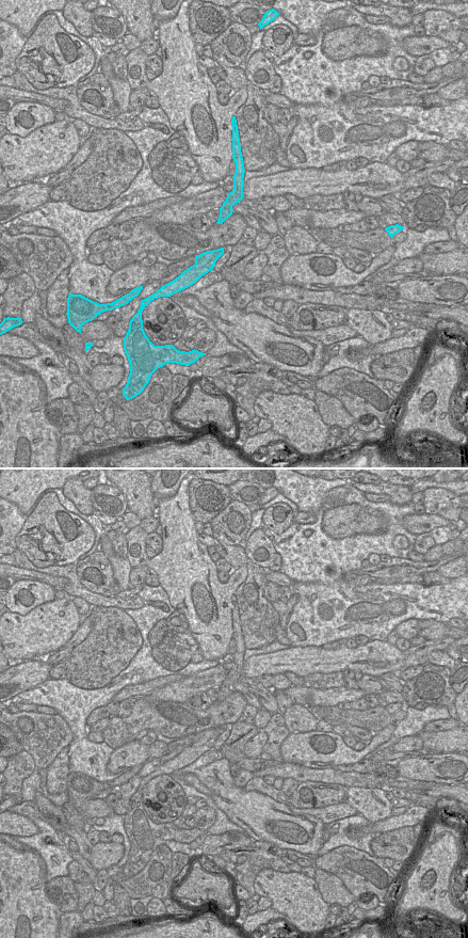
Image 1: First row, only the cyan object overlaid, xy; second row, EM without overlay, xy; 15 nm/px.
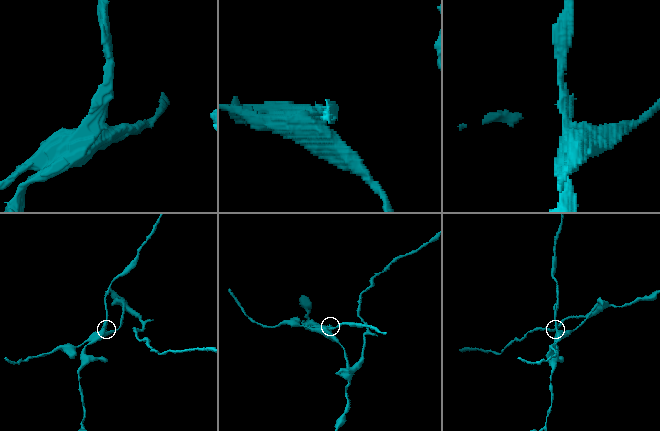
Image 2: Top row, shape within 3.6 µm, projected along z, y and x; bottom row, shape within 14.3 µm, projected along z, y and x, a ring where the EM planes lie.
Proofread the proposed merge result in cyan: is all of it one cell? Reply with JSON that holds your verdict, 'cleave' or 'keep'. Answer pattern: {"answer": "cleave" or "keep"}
{"answer": "cleave"}

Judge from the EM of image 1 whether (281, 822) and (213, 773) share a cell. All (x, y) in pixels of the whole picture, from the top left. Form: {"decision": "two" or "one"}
{"decision": "one"}

